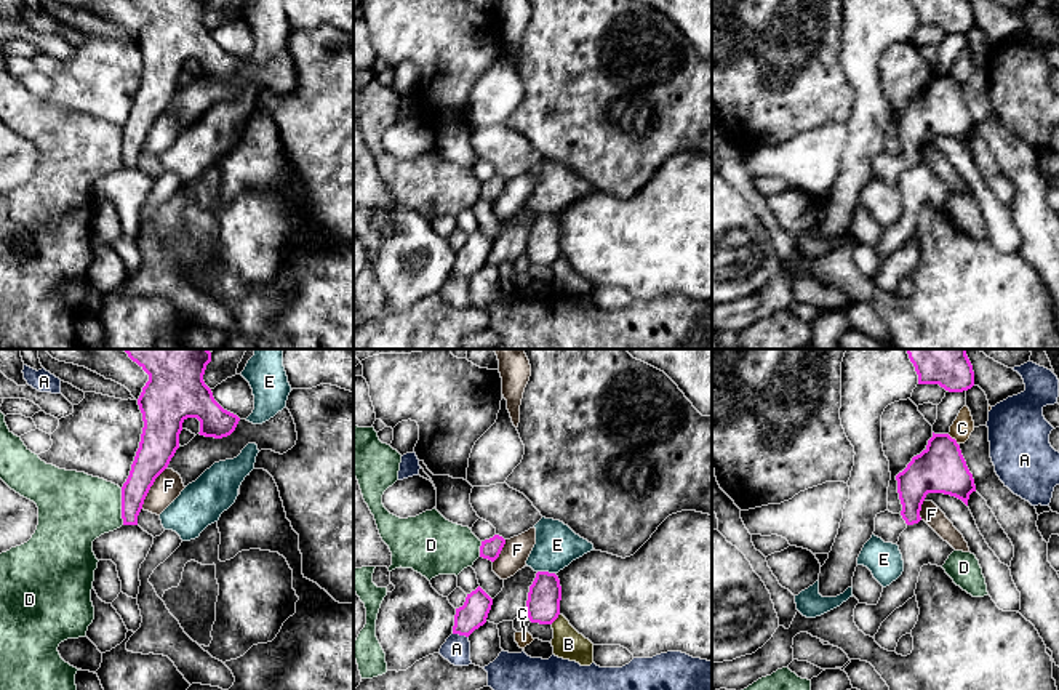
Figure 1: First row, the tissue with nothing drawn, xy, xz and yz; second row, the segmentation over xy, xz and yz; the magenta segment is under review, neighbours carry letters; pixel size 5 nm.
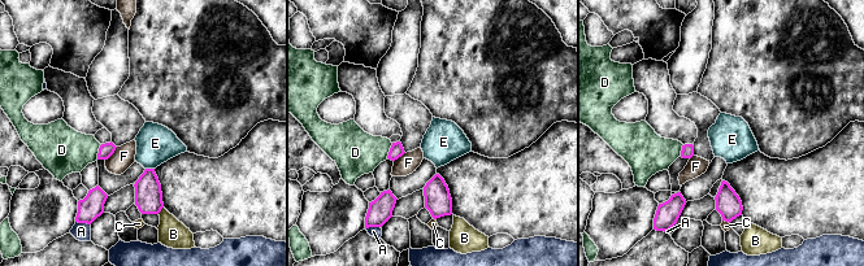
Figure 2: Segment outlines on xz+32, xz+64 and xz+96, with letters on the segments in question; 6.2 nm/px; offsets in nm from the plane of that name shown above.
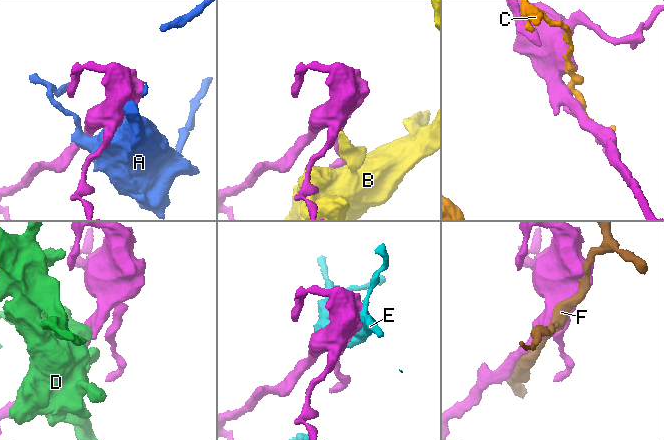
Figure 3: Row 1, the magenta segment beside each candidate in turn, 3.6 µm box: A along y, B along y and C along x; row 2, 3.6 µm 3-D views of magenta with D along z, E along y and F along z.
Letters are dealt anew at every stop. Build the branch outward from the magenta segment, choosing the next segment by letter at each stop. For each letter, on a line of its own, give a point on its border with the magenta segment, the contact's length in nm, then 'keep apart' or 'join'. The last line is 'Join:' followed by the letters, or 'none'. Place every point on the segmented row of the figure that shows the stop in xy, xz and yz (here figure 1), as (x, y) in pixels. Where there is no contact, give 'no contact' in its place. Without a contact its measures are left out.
A: xz (461, 634) | 80 nm | keep apart
B: xz (555, 618) | 70 nm | keep apart
C: yz (954, 439) | 80 nm | keep apart
D: xy (122, 506) | 180 nm | keep apart
E: xz (546, 572) | 90 nm | keep apart
F: xy (149, 489) | 240 nm | keep apart
Join: none

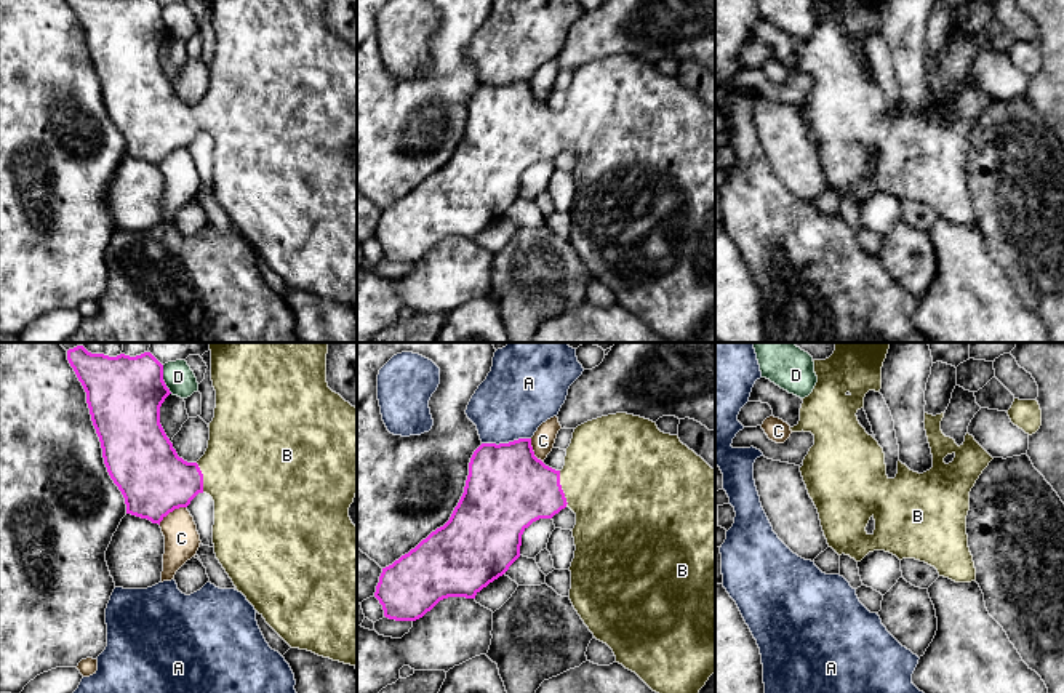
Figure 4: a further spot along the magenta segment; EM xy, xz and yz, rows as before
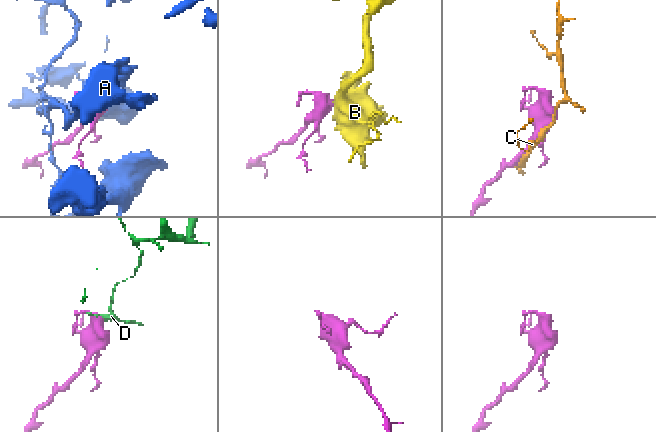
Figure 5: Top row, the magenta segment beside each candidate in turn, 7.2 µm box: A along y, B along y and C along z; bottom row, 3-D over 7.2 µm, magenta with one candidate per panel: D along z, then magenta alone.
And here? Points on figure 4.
A: xz (506, 444) | 260 nm | keep apart
B: xz (560, 488) | 180 nm | join
C: xy (172, 511) | 170 nm | keep apart
D: xy (162, 380) | 150 nm | keep apart
Join: B

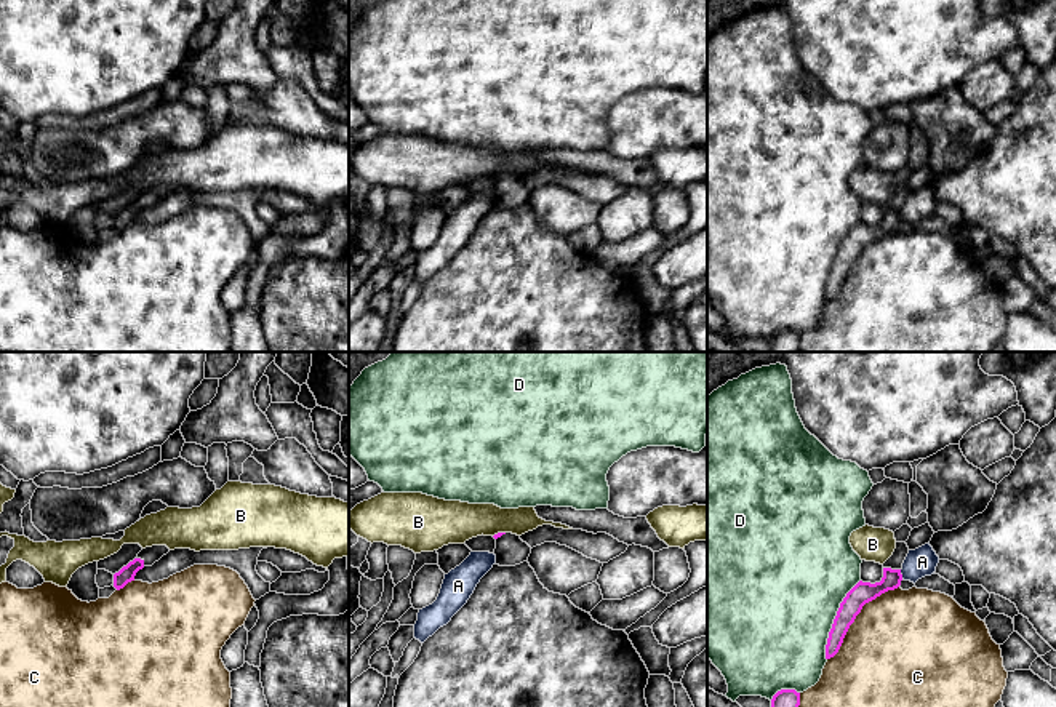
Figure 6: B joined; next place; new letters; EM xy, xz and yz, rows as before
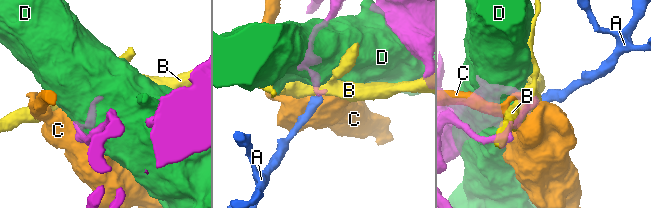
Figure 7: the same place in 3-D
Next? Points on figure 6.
A: yz (901, 575) | 50 nm | keep apart
B: xz (498, 533) | 70 nm | keep apart
C: yz (856, 615) | 500 nm | keep apart
D: yz (834, 619) | 440 nm | keep apart
Join: none

